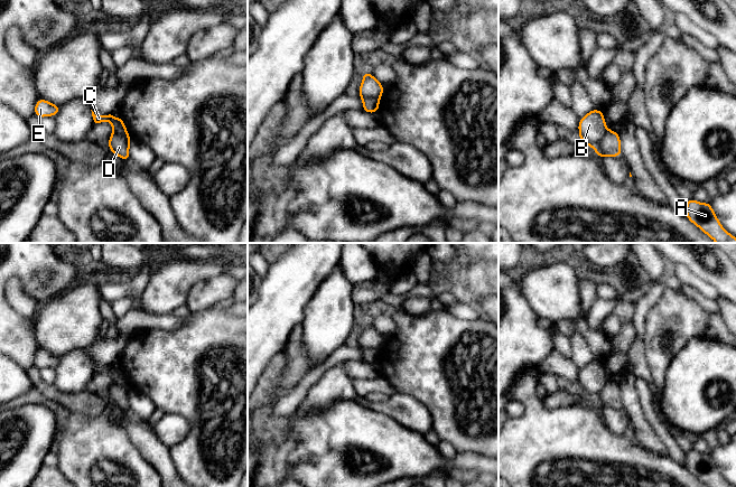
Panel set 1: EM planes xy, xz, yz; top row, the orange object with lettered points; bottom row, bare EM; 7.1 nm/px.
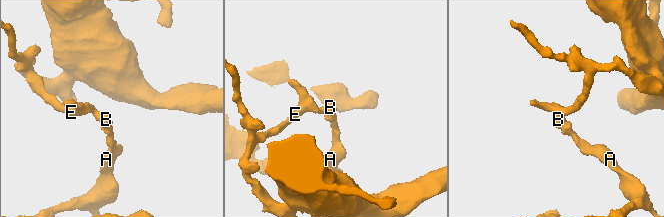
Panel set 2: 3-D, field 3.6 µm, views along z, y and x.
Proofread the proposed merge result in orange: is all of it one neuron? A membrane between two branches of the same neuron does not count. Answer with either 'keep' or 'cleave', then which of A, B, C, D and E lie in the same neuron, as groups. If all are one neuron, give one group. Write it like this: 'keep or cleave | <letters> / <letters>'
cleave | A D / B C E

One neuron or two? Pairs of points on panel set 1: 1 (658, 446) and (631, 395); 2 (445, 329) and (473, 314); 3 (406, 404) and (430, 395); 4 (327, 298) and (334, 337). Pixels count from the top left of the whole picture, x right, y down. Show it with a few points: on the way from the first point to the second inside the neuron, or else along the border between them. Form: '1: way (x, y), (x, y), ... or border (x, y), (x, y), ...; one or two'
1: way (645, 433), (633, 408); one
2: border (444, 309), (462, 319), (478, 319), (482, 317); two
3: border (396, 392), (417, 399), (428, 410), (432, 422); two
4: way (329, 308), (329, 327); one

